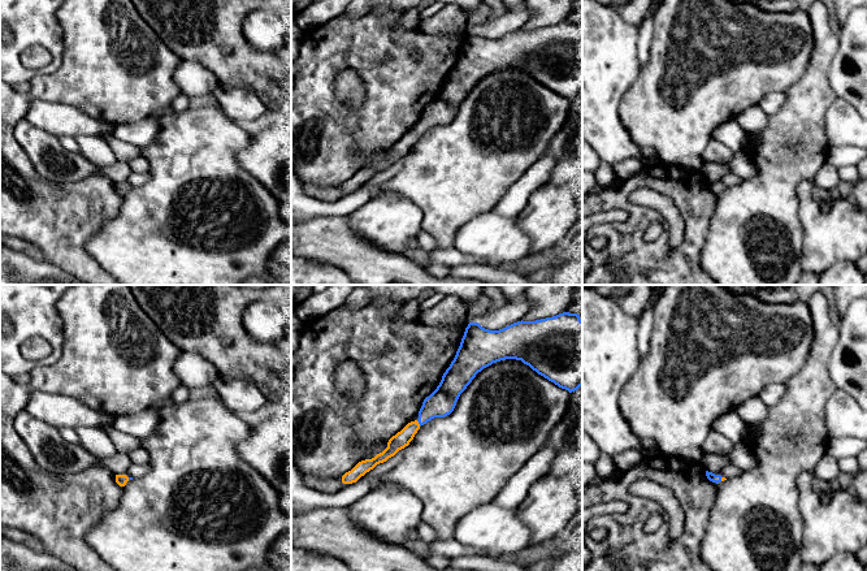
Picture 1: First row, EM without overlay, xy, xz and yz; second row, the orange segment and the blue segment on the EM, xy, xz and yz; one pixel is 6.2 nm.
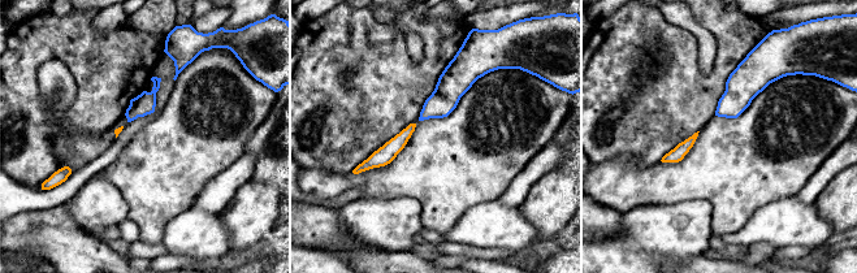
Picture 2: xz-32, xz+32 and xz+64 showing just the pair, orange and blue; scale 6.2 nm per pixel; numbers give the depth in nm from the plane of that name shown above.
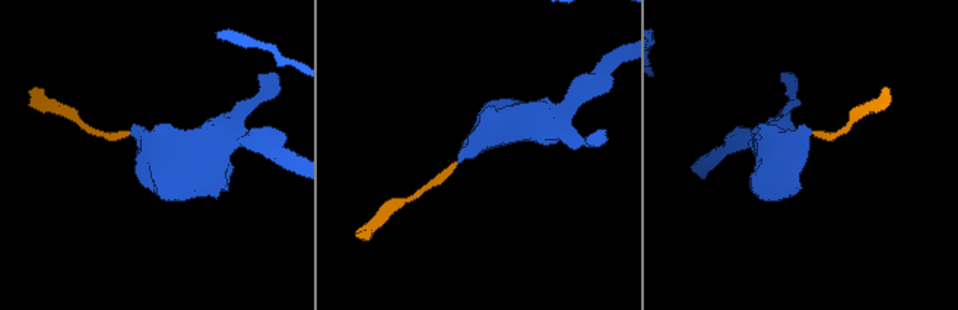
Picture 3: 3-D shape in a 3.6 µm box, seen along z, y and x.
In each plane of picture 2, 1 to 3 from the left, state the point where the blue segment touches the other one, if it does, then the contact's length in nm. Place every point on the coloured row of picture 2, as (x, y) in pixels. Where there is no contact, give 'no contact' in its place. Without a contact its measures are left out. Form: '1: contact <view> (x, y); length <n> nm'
1: no contact
2: no contact
3: no contact

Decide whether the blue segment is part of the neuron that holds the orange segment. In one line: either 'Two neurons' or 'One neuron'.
One neuron

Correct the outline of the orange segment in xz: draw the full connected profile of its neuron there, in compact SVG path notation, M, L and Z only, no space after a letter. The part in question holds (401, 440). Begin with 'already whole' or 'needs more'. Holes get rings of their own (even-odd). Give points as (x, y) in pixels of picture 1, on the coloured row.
needs more; M563 312L536 321L521 320L499 330L469 323L439 385L424 399L419 419L393 436L382 453L359 462L346 472L342 483L356 483L377 464L408 446L421 425L450 415L476 375L506 359L521 360L569 393L577 390L582 386L582 320L578 313Z

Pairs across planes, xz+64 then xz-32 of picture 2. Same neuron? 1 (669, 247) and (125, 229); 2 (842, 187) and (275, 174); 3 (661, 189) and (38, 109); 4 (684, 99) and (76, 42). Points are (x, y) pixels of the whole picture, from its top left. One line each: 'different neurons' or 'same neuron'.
1: different neurons
2: different neurons
3: different neurons
4: same neuron

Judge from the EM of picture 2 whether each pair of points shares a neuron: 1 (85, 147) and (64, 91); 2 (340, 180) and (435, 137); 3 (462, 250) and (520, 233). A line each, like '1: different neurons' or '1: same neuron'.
1: same neuron
2: same neuron
3: different neurons

